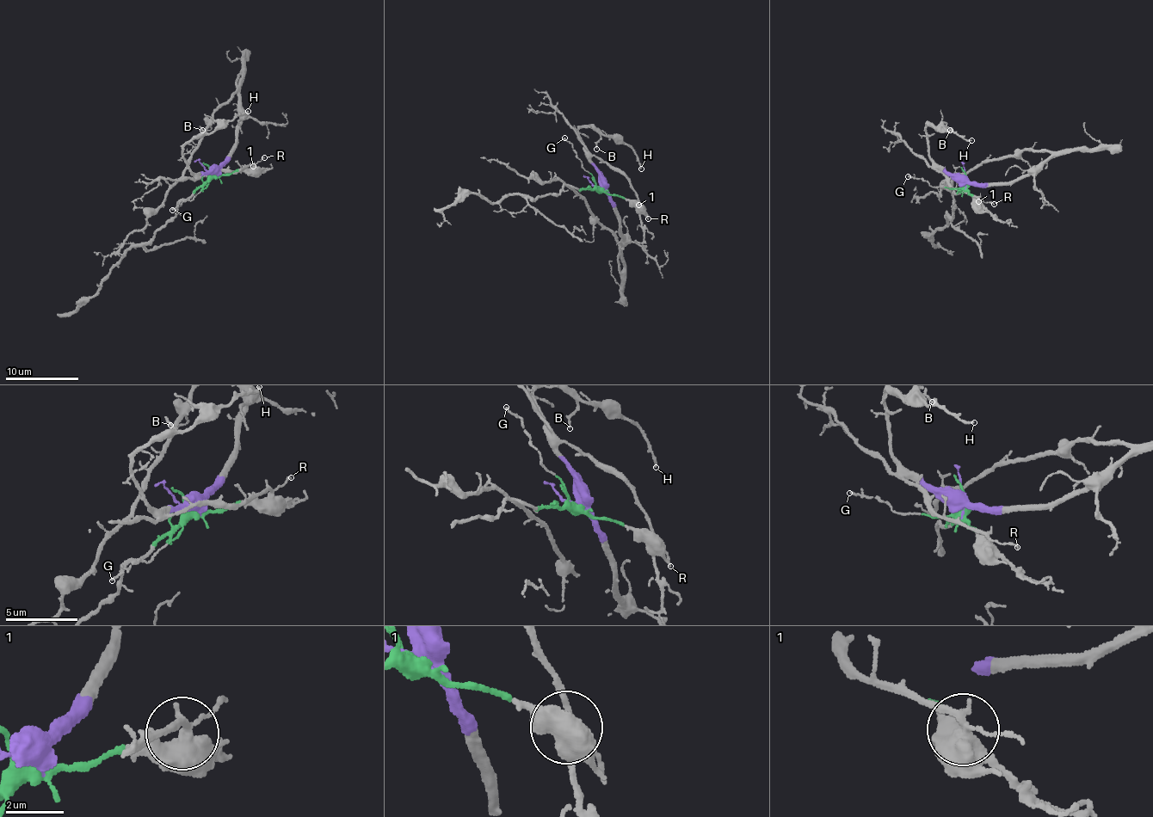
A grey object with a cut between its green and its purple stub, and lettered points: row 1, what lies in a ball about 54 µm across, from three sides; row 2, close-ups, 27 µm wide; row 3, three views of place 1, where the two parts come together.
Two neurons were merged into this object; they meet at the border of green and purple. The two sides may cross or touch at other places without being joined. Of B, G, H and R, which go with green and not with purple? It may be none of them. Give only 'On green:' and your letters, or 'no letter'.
On green: G, R

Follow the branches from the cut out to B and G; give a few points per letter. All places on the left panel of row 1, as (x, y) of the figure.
B: (212, 172), (209, 175), (188, 168), (183, 147), (204, 133), (202, 130)
G: (212, 172), (206, 187), (172, 210)

